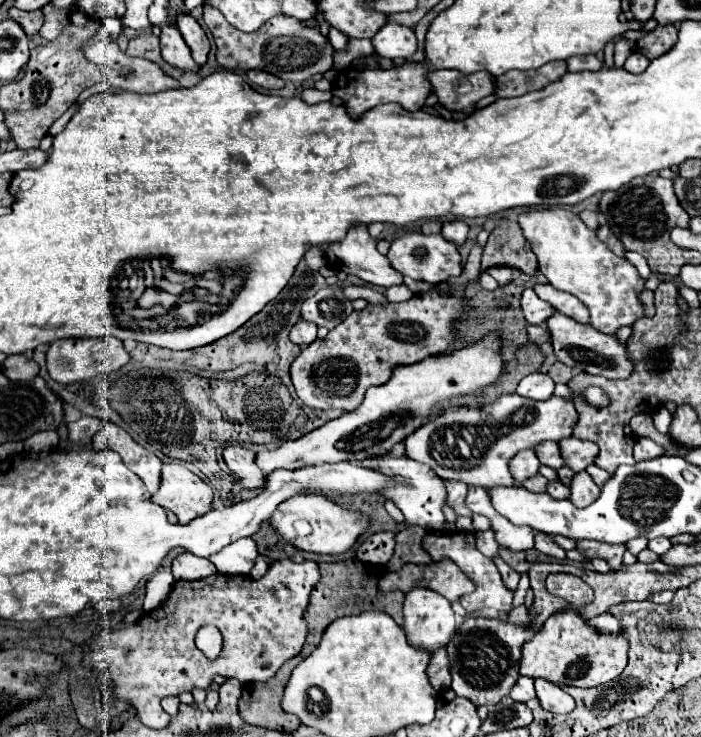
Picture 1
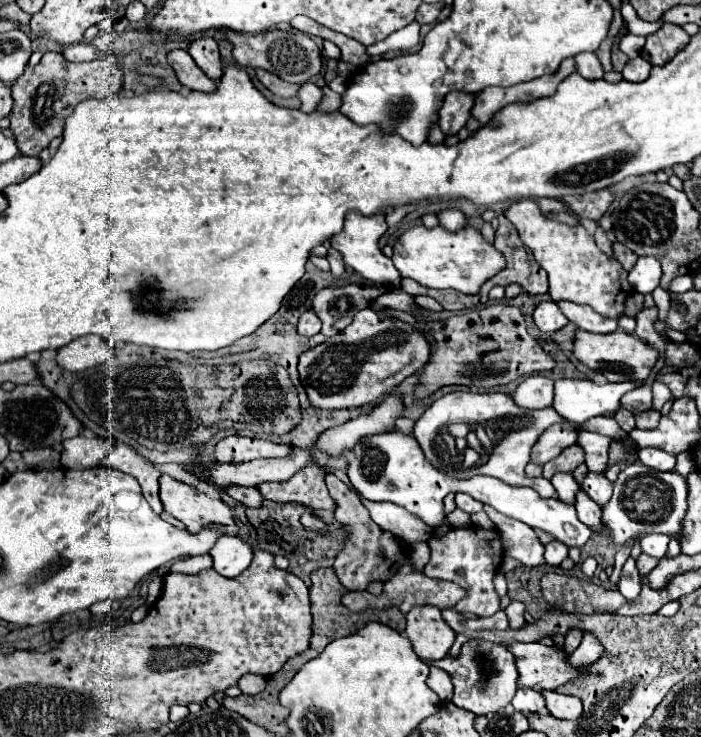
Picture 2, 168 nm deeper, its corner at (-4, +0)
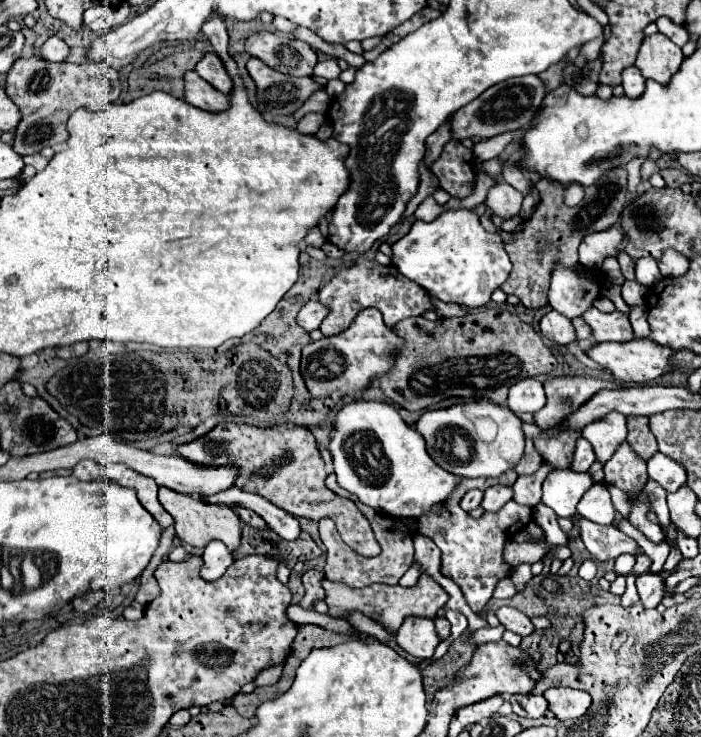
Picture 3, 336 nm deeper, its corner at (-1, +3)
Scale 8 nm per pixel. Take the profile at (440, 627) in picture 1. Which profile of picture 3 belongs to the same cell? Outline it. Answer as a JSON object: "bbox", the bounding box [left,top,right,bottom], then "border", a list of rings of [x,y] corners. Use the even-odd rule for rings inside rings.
{"bbox":[397,616,441,660],"border":[[[407,616],[403,626],[397,630],[397,644],[411,656],[429,660],[441,642],[431,618]]]}

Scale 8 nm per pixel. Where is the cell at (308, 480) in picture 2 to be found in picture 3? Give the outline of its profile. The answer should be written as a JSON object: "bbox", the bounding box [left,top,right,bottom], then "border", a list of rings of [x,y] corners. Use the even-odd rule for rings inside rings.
{"bbox":[177,422,381,556],"border":[[[221,422],[207,436],[197,438],[189,444],[183,444],[177,450],[179,450],[179,456],[197,464],[207,464],[207,466],[237,464],[239,466],[239,478],[235,486],[215,496],[207,496],[205,498],[207,502],[227,504],[227,506],[239,504],[239,506],[251,508],[269,524],[273,532],[277,532],[285,540],[295,540],[297,534],[301,532],[295,516],[303,516],[311,520],[329,516],[333,518],[333,522],[337,522],[337,530],[341,538],[345,540],[345,544],[351,546],[357,554],[377,556],[381,552],[381,546],[375,540],[369,522],[357,510],[353,500],[341,498],[325,486],[325,478],[327,478],[325,464],[309,428],[295,426],[295,424],[291,428],[287,424],[279,424],[273,428],[257,428],[249,424]],[[255,452],[261,452],[259,458],[255,458]]]}

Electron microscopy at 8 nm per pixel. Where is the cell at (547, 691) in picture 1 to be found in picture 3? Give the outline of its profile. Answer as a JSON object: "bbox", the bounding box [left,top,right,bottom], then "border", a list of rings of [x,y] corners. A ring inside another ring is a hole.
{"bbox":[543,688,591,720],"border":[[[549,688],[543,692],[543,696],[549,702],[549,710],[559,718],[559,720],[573,720],[579,718],[587,712],[591,704],[591,696],[583,690],[575,688]]]}

